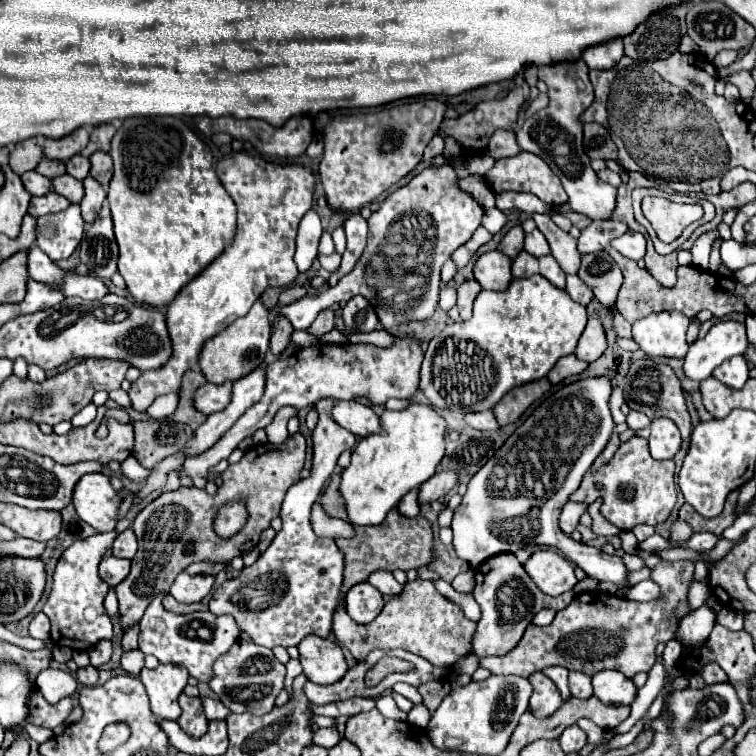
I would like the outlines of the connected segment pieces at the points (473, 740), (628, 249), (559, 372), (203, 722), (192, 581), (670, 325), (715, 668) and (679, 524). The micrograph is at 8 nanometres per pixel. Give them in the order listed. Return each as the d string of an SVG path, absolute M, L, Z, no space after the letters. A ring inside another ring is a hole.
M492 675L486 681L474 683L470 681L466 687L460 687L444 697L440 707L432 713L430 725L428 725L428 737L438 749L454 749L462 753L478 753L478 755L500 755L522 713L528 709L528 699L532 695L532 685L528 679L518 675ZM458 739L460 743L452 747L452 741Z
M626 231L622 237L612 239L612 247L616 251L620 251L622 255L626 255L628 259L638 261L640 257L644 257L646 253L646 239L642 233L636 231Z
M566 355L564 359L560 359L560 361L556 363L556 367L552 367L552 371L548 373L548 379L550 379L550 383L560 383L562 379L566 379L566 377L570 377L570 375L582 373L586 365L588 365L588 363L576 359L574 355Z
M182 693L178 697L178 703L182 707L182 715L178 717L178 725L182 727L182 731L194 739L202 737L206 733L208 719L204 719L204 711L200 711L200 699Z
M180 573L174 585L170 587L170 593L180 603L194 603L194 601L202 601L210 593L212 585L214 585L212 575L194 575L192 577L192 575Z
M664 311L648 315L632 325L632 337L648 357L676 357L684 359L688 351L686 329L690 319L676 313Z
M708 663L708 665L704 665L702 671L700 671L700 675L702 675L702 679L706 681L706 685L728 681L728 675L724 675L724 671L720 669L718 663Z
M676 519L674 521L674 525L672 525L672 533L670 533L670 541L674 541L674 543L678 543L678 541L684 541L684 539L688 539L692 535L692 529L684 523L684 521L680 521L680 519Z

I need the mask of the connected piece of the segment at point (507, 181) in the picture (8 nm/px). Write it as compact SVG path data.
M518 153L516 157L498 159L484 175L488 187L496 193L526 191L538 195L550 205L566 203L566 191L552 169L534 153Z

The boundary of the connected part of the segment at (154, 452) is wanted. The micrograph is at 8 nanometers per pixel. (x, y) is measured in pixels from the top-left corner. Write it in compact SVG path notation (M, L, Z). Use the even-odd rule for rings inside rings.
M136 421L136 445L134 457L146 469L152 469L162 459L178 453L194 435L194 431L184 423L172 421Z

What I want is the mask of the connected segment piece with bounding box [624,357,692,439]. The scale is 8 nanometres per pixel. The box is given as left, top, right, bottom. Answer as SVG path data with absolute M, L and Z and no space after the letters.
M642 357L642 359L632 363L632 367L630 367L628 375L626 375L624 399L626 399L626 405L630 409L642 411L650 419L654 419L654 417L670 417L678 425L678 429L682 433L682 439L690 439L692 419L690 419L690 413L688 413L688 407L686 407L684 395L682 395L680 381L678 381L676 373L672 371L672 367L668 367L662 359Z

